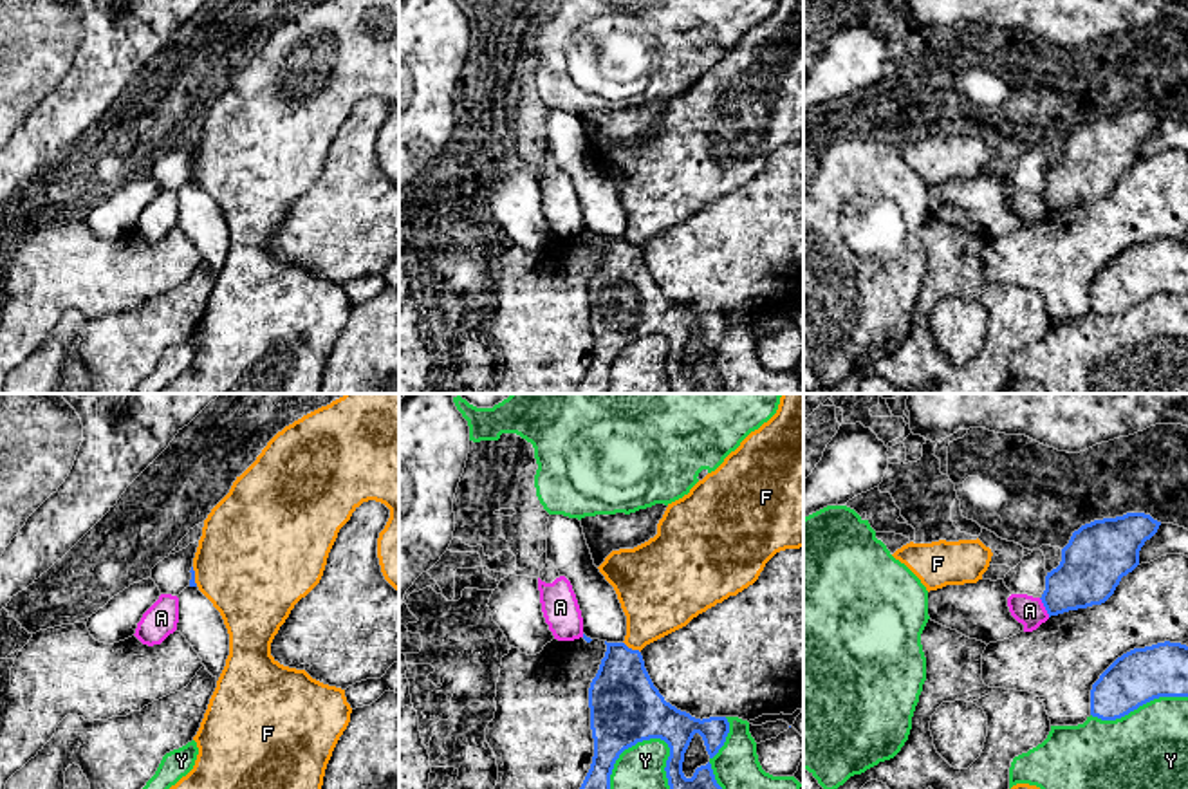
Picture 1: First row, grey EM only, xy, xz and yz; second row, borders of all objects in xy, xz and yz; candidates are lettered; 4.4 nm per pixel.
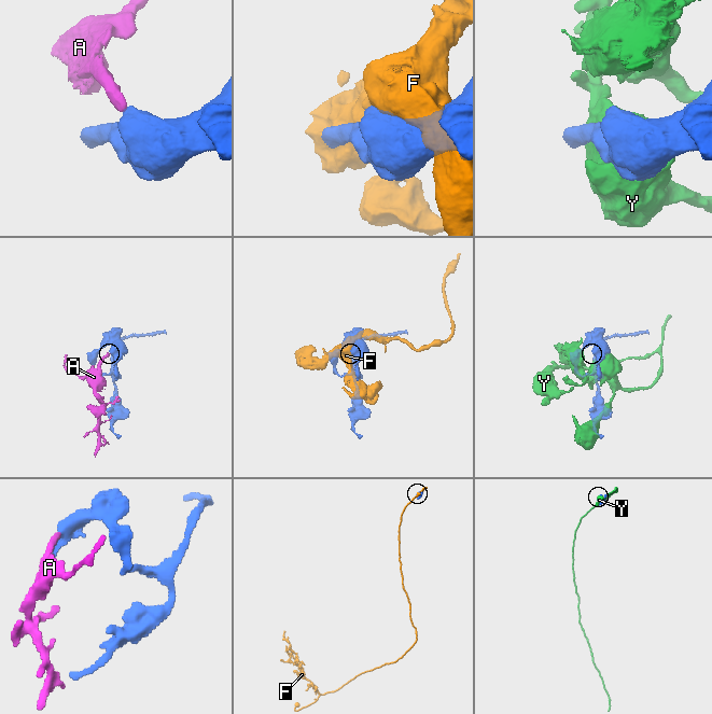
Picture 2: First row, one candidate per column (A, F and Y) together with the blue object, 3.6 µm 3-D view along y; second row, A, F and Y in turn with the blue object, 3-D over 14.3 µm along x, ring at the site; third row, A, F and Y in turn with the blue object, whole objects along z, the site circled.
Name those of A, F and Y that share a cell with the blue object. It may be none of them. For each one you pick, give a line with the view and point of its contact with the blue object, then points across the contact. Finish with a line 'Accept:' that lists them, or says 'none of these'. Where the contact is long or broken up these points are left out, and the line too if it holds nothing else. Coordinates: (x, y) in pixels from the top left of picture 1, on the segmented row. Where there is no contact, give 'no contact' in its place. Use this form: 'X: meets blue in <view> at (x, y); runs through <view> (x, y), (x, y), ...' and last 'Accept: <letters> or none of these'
Accept: none of these

